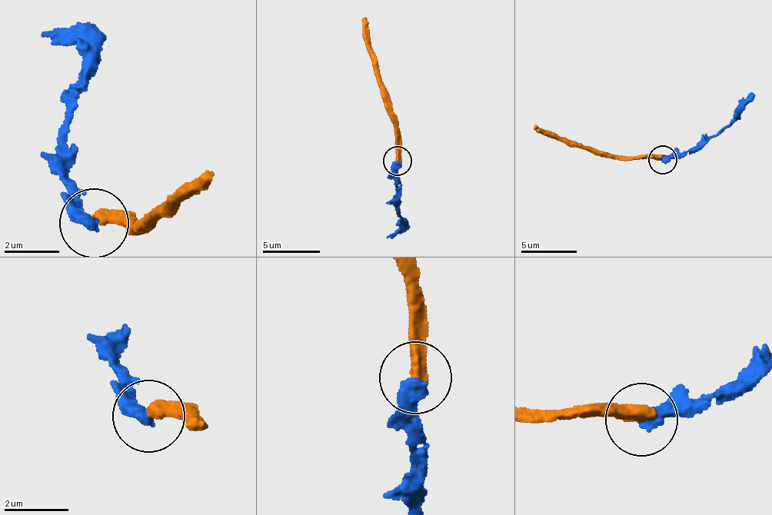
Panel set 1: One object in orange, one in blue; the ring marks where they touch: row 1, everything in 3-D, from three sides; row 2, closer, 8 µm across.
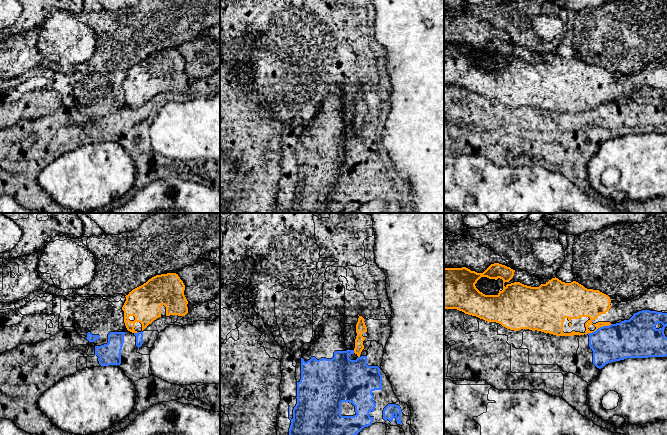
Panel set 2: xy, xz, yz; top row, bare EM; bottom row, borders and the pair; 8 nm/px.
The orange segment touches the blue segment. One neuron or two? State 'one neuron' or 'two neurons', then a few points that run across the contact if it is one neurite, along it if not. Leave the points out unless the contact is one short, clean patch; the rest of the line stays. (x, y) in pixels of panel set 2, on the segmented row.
two neurons; line yz (611, 324), (600, 326), (587, 333)

